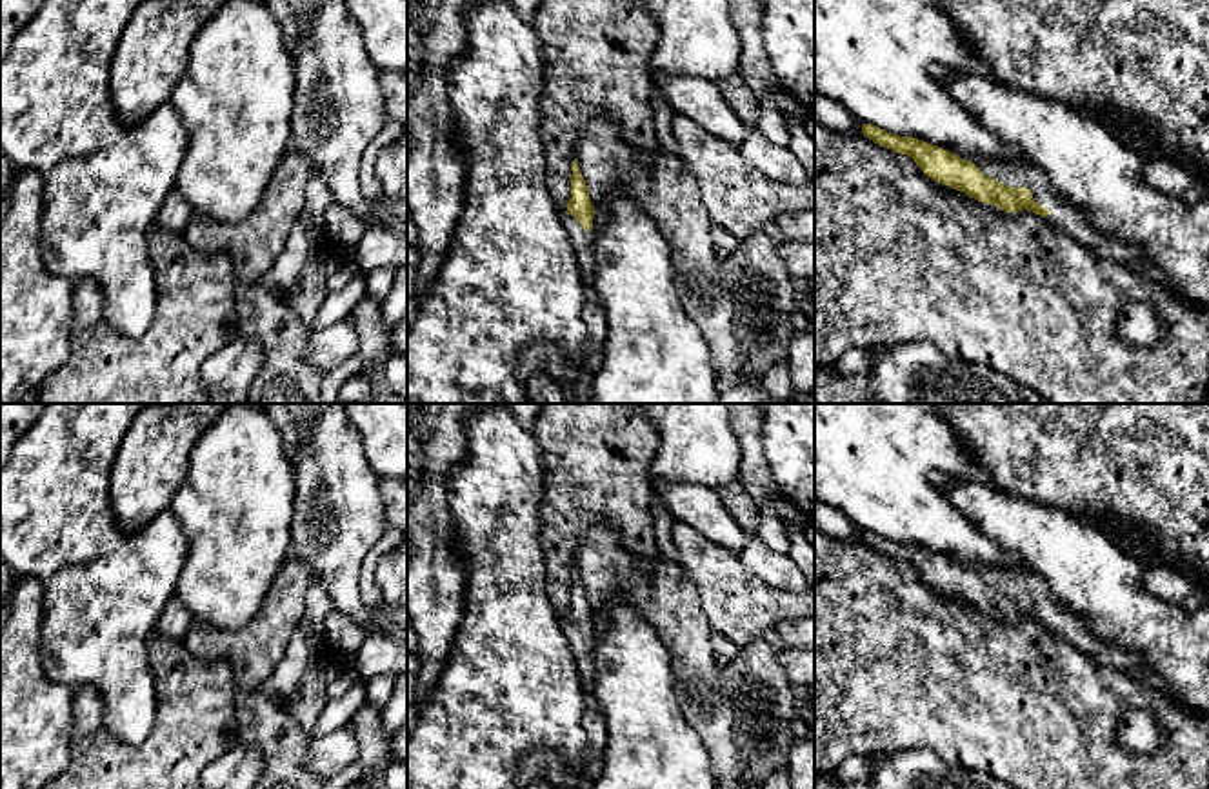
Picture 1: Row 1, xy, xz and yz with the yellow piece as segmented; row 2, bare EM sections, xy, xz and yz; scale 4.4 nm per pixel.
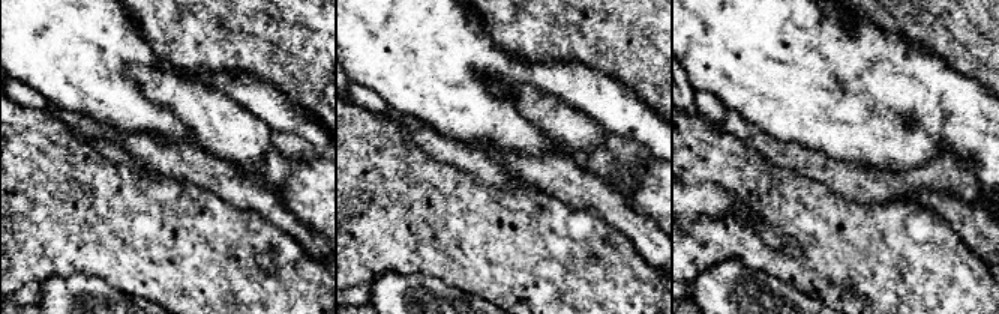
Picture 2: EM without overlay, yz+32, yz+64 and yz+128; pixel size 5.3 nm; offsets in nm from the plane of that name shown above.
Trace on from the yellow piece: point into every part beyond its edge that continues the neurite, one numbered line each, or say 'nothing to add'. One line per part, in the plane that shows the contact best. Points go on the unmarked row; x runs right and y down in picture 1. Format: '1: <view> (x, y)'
1: yz (1066, 624)

